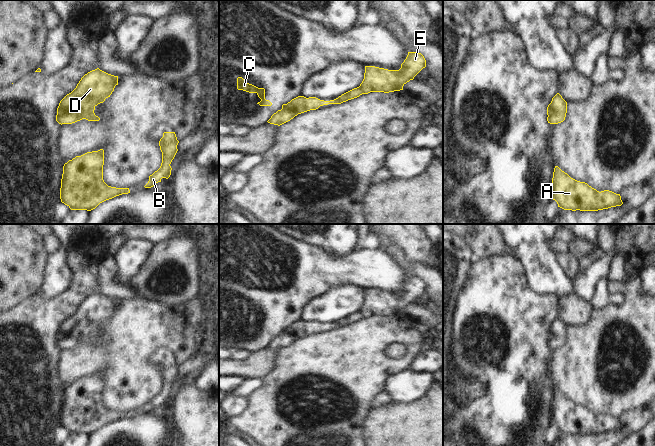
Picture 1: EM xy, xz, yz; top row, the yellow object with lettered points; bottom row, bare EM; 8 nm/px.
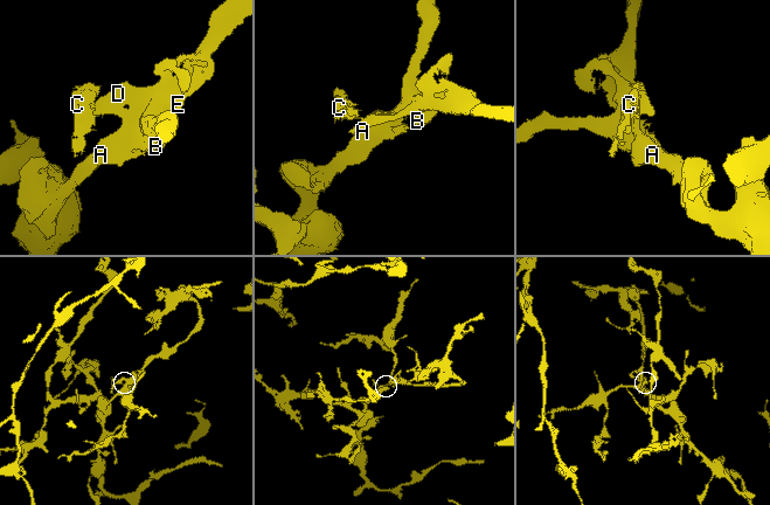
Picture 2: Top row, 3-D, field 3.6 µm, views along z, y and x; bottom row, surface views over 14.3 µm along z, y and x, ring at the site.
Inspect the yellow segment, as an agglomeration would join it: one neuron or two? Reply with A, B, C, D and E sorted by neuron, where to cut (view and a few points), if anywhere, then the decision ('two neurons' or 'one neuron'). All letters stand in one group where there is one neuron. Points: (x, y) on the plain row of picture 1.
groups A B D E / C; cut yz (549, 329), (548, 339); two neurons

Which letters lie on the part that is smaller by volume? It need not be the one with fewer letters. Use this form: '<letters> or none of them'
C

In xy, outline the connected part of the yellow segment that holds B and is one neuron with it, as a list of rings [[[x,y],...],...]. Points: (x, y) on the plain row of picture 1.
[[[164,356],[163,361],[159,365],[160,374],[162,376],[162,387],[160,392],[149,400],[148,407],[145,412],[151,412],[156,407],[161,406],[162,402],[168,403],[171,399],[171,386],[174,383],[178,373],[179,365],[175,356]]]

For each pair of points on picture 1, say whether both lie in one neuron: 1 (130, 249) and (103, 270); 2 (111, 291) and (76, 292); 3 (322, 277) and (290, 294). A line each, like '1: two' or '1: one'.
1: two
2: two
3: one

